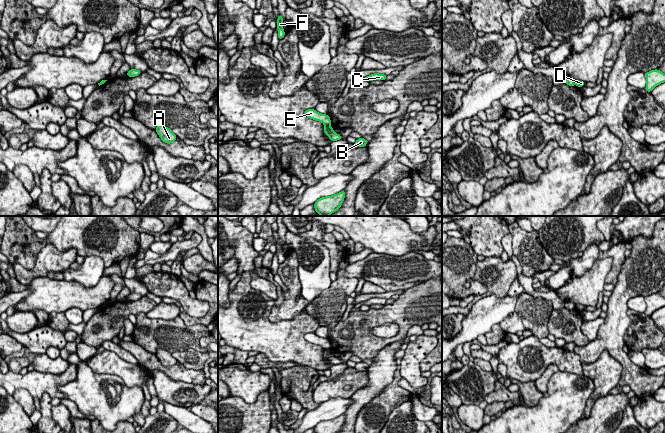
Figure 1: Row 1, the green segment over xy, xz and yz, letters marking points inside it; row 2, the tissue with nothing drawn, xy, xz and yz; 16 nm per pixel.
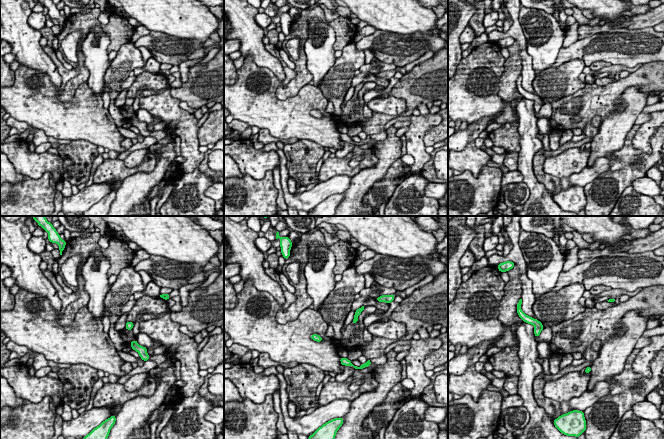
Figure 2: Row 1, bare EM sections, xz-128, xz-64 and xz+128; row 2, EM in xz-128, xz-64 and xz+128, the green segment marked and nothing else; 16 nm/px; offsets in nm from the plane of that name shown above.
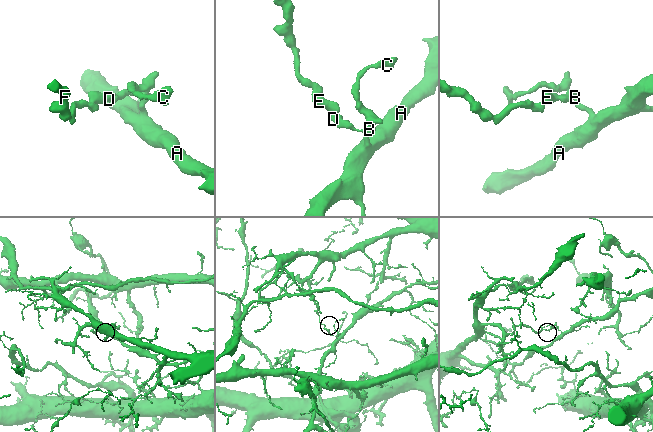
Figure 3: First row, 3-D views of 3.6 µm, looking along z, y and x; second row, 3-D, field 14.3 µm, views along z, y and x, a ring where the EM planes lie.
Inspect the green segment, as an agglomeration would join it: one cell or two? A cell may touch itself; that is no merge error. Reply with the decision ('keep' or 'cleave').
cleave

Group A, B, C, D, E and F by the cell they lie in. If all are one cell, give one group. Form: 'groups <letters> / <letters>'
groups A B C D / E F

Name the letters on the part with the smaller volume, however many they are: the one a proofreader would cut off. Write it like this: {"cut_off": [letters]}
{"cut_off": ["A", "B", "C", "D"]}

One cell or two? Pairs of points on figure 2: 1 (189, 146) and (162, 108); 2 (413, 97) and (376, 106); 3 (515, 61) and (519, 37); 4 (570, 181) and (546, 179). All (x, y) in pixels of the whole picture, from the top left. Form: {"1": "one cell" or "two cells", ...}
{"1": "one cell", "2": "two cells", "3": "two cells", "4": "two cells"}

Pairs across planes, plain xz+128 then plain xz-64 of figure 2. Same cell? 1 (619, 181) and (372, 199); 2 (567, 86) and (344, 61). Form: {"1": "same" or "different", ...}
{"1": "same", "2": "same"}

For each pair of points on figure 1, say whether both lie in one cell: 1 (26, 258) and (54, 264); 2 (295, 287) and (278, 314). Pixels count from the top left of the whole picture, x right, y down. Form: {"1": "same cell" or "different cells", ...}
{"1": "different cells", "2": "same cell"}

